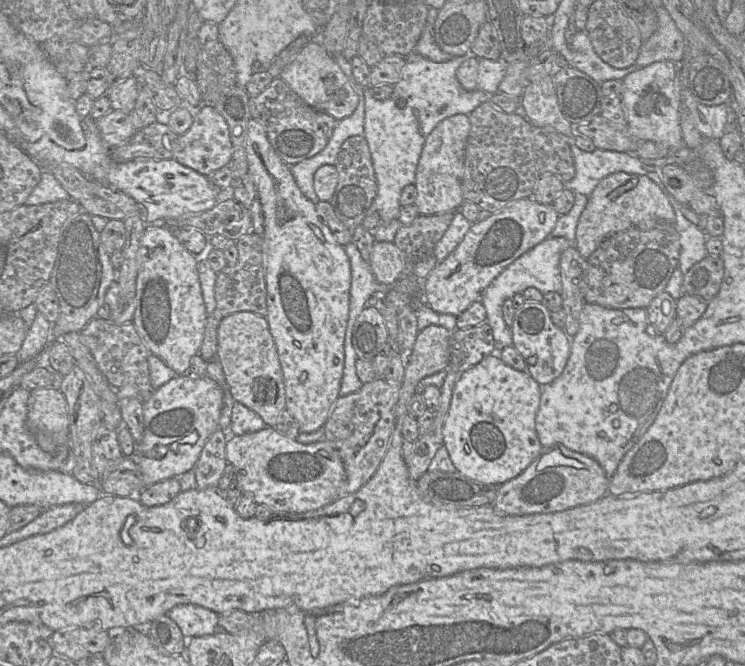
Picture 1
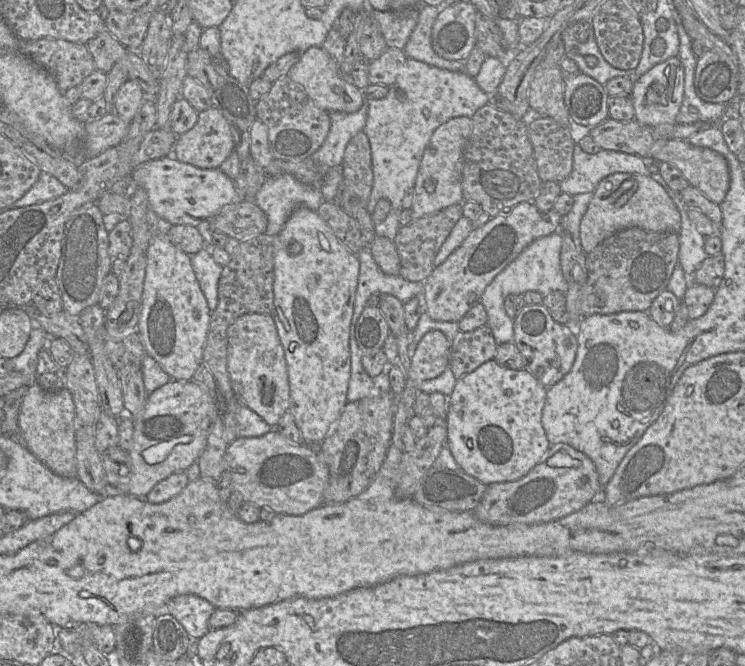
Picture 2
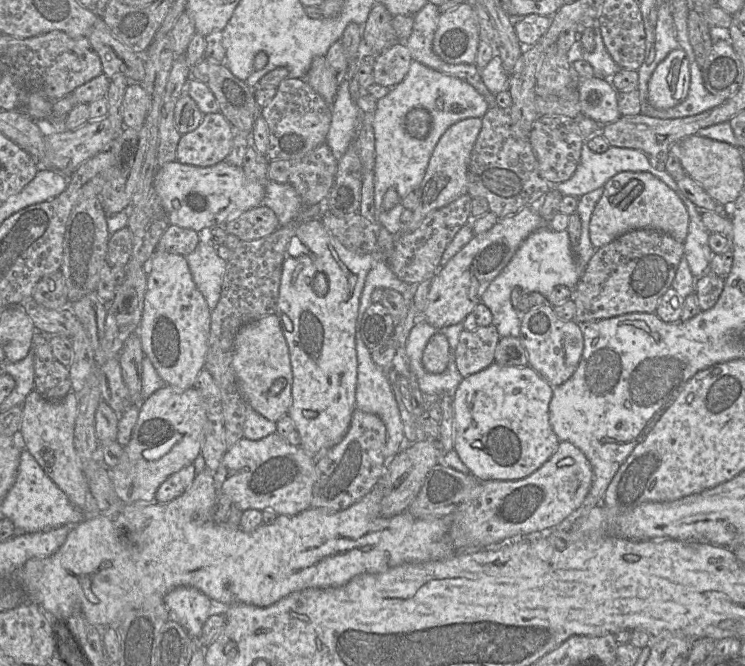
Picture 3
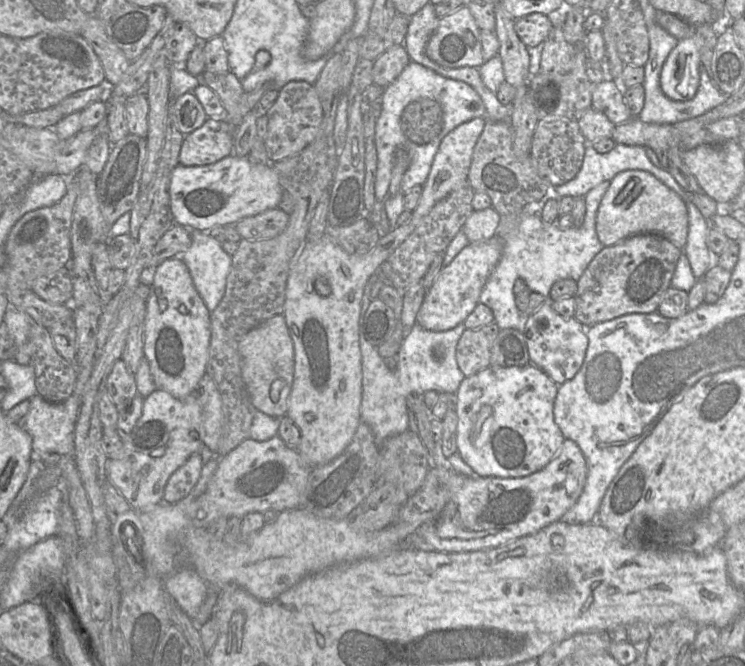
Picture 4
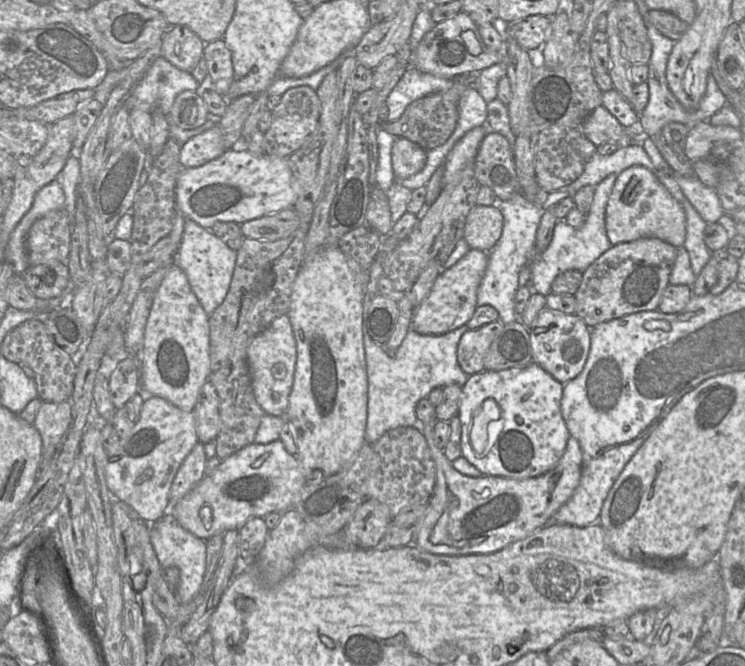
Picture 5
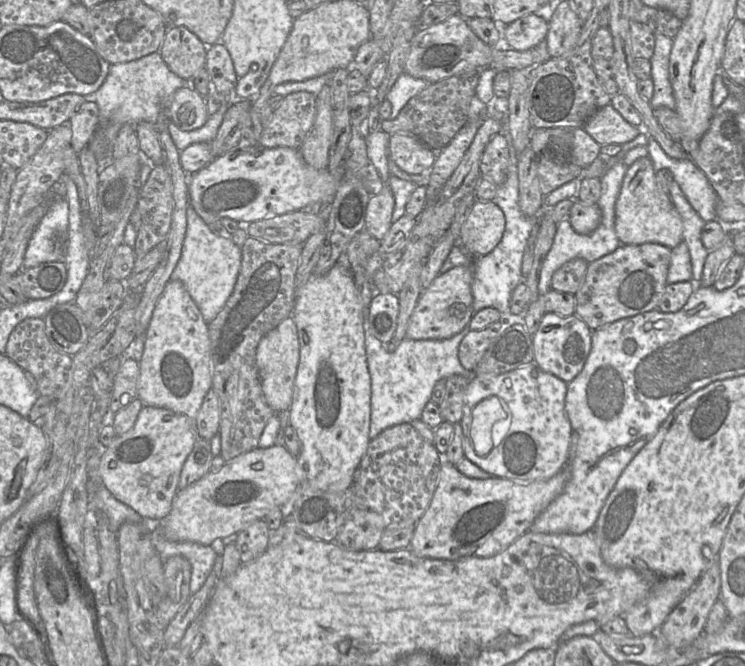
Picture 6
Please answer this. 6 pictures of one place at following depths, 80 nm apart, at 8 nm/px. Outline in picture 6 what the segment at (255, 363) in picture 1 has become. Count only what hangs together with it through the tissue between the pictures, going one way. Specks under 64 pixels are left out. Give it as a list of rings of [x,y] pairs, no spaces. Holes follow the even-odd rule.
[[[292,317],[284,319],[259,342],[256,351],[256,365],[261,387],[266,402],[276,414],[288,411],[291,407],[299,358],[298,331]]]

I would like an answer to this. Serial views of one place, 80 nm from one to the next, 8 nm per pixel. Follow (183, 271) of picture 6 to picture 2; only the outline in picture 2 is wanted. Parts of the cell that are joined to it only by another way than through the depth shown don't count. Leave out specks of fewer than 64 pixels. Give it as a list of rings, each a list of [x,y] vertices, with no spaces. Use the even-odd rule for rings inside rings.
[[[207,245],[196,254],[190,256],[197,281],[212,313],[218,305],[218,284],[223,266],[213,259],[210,247],[207,247]]]

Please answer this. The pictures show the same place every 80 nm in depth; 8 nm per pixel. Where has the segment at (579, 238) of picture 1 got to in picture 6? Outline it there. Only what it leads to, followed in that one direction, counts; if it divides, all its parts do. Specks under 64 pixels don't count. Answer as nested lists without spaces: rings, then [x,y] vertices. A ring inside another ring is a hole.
[[[650,157],[628,167],[615,204],[615,232],[621,245],[661,244],[671,250],[683,241],[682,219],[671,199],[658,186]]]

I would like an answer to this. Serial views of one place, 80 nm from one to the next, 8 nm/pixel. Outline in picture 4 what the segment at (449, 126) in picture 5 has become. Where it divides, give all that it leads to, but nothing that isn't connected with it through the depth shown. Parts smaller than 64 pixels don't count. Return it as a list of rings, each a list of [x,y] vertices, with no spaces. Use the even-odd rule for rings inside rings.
[[[432,99],[417,100],[405,107],[401,115],[401,130],[412,142],[430,143],[441,132],[443,113],[440,104]]]

